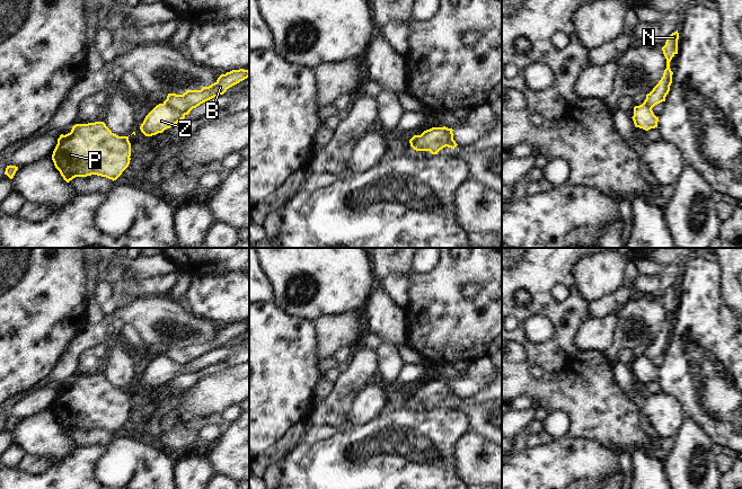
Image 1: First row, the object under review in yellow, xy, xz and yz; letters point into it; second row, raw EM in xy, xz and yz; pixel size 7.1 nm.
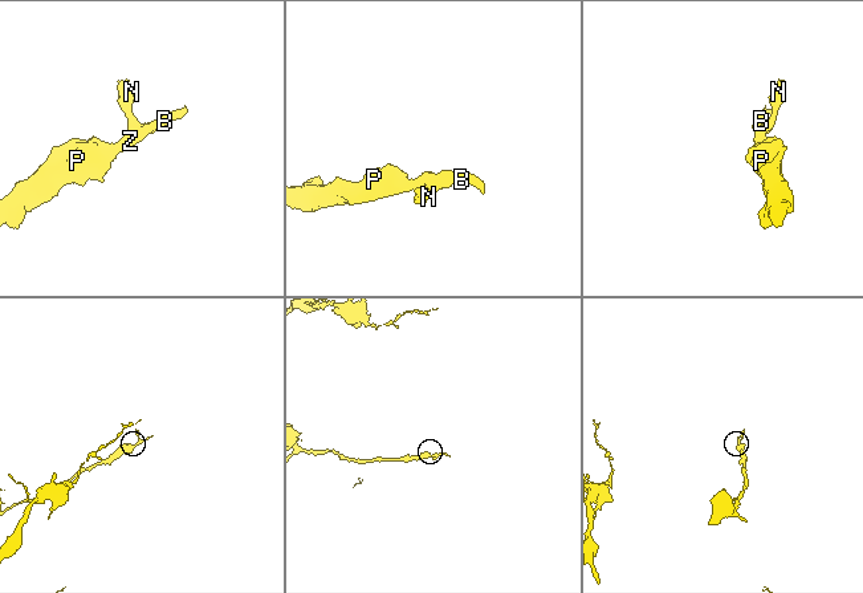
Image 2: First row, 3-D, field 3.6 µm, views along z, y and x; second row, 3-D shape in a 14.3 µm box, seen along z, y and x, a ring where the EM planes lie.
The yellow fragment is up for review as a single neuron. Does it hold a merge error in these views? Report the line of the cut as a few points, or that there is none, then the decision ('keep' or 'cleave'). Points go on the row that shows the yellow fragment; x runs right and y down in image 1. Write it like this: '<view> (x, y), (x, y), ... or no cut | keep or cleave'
xy (164, 103), (184, 115) | cleave

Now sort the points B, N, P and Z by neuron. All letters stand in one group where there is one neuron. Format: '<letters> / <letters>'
B N / P Z

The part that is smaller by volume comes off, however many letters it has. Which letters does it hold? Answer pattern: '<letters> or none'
B, N

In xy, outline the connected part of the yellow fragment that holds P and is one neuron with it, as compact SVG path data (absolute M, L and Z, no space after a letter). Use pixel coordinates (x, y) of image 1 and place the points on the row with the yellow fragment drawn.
M104 122L73 125L70 133L61 134L52 160L63 179L69 183L76 177L97 175L116 180L129 167L131 160L129 136L114 134Z

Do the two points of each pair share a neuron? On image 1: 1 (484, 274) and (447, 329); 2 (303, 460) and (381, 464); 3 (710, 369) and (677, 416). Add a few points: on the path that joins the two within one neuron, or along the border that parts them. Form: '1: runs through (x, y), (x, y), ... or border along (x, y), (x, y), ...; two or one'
1: runs through (466, 274), (449, 291), (449, 311); one
2: runs through (323, 464), (362, 464); one
3: border along (662, 391), (671, 394), (679, 402), (686, 416); two

